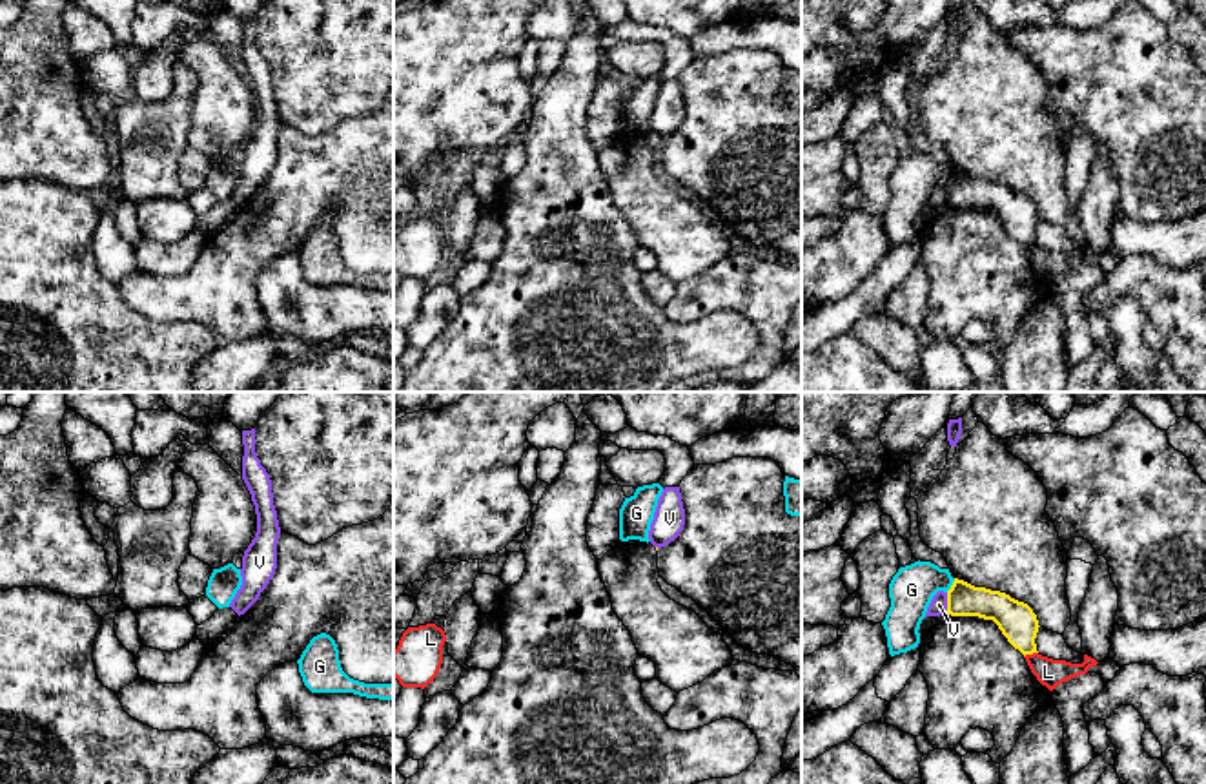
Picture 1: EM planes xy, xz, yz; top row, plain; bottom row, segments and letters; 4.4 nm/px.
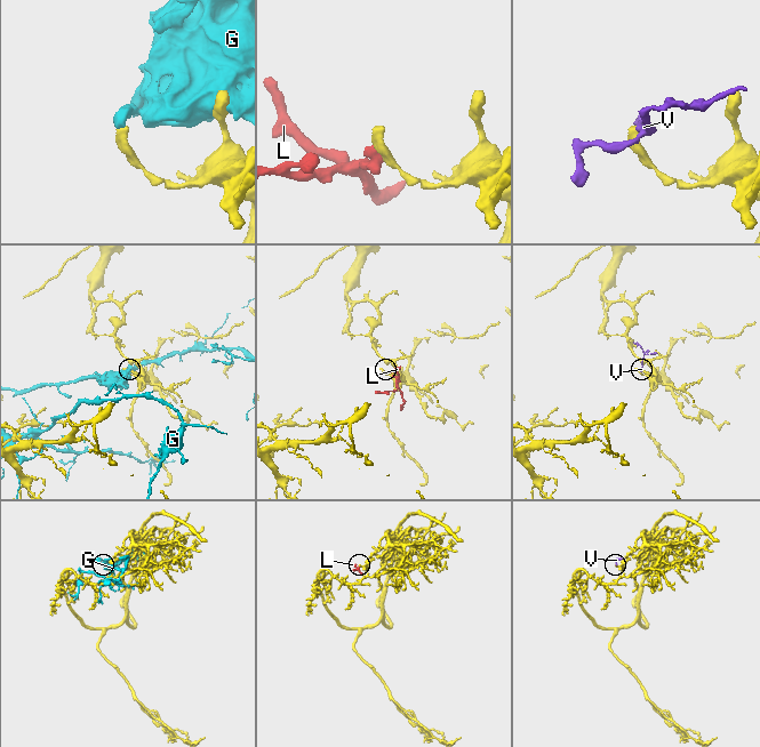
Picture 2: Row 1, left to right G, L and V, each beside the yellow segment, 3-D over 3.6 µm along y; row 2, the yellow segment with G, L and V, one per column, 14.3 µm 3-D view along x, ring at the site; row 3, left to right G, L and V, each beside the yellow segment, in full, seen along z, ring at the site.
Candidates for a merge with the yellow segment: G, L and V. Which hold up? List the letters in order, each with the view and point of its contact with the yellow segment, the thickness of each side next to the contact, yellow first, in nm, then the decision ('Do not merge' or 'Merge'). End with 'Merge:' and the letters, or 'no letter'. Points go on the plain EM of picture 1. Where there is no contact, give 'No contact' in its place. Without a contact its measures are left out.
G: Touches yellow at yz (951, 177). Thickness 140 nm (yellow) against 200 nm. Do not merge
L: Touches yellow at yz (1030, 245). Thickness 170 nm (yellow) against 120 nm. Do not merge
V: Touches yellow at yz (948, 194). Thickness 140 nm (yellow) against 80 nm. Do not merge
Merge: no letter

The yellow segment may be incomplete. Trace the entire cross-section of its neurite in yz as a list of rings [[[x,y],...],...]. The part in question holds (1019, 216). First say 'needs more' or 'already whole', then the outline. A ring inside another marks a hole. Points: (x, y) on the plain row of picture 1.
already whole; [[[955,170],[947,182],[947,206],[993,211],[1007,233],[1024,248],[1037,242],[1038,211],[1033,201],[1006,184],[975,179]]]

